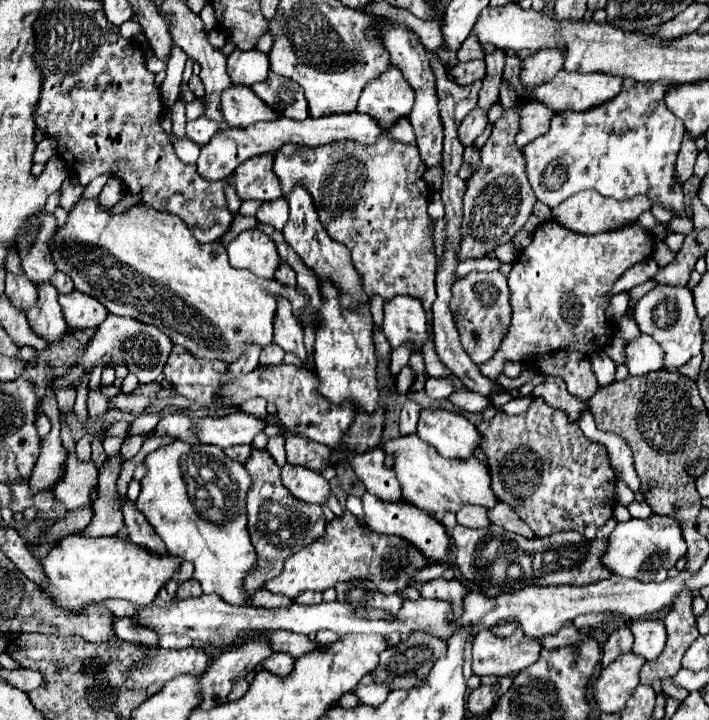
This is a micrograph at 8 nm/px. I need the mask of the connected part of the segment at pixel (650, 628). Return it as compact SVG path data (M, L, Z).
M637 620L631 624L631 632L635 636L633 652L641 654L647 660L655 660L667 642L667 632L661 620Z

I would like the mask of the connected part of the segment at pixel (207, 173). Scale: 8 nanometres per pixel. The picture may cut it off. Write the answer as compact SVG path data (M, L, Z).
M361 112L331 114L331 116L319 116L319 118L309 116L303 122L297 122L291 118L281 118L277 122L261 122L257 126L249 126L245 130L243 128L225 128L225 130L219 130L211 138L211 142L201 148L201 156L197 160L197 170L207 180L227 180L233 174L233 170L239 164L243 164L245 160L249 160L257 154L275 152L287 142L303 144L303 146L321 146L321 144L339 142L339 140L355 140L361 144L375 144L381 136L389 136L389 140L393 140L393 142L415 142L415 134L413 134L413 126L411 126L409 118L399 118L389 128L383 128L375 118L371 118L369 114L361 114Z

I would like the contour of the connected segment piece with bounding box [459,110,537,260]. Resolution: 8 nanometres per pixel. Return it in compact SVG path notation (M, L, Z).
M505 110L503 118L493 124L491 136L481 148L481 164L475 174L467 180L467 192L463 196L463 242L459 260L465 258L481 258L497 246L511 242L515 232L527 222L531 216L535 194L525 176L525 160L521 158L521 150L515 146L513 136L517 134L519 114L517 110Z

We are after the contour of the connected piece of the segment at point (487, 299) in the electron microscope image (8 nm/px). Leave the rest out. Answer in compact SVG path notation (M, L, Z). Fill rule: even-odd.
M497 270L495 272L471 272L459 278L453 284L451 310L455 314L457 330L461 334L461 344L471 356L471 360L475 364L487 362L495 354L497 342L501 342L501 334L505 334L505 328L509 326L509 318L511 318L507 278Z

